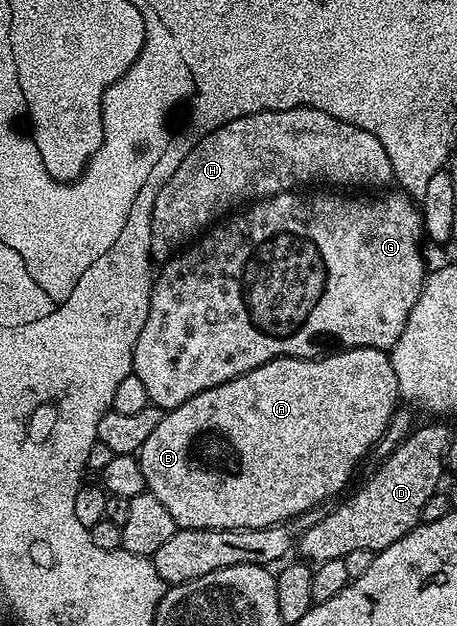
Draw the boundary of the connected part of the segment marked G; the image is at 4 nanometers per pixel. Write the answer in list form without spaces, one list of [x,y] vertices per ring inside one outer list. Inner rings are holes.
[[[293,190],[266,196],[241,210],[246,212],[238,211],[222,219],[216,226],[210,227],[196,242],[190,243],[184,250],[178,251],[164,261],[160,265],[161,273],[158,276],[156,273],[152,281],[147,322],[143,322],[143,330],[139,330],[139,338],[135,342],[133,351],[132,375],[138,376],[143,382],[150,405],[162,410],[178,408],[180,404],[187,402],[187,398],[195,398],[195,394],[203,390],[211,390],[211,386],[219,386],[231,378],[241,376],[244,372],[250,372],[267,362],[277,360],[280,356],[316,358],[326,355],[330,350],[346,348],[392,350],[395,342],[399,342],[399,334],[403,334],[403,326],[407,326],[407,318],[425,284],[427,267],[425,268],[425,260],[421,257],[423,233],[418,205],[414,201],[412,204],[401,192],[388,192],[370,195],[373,196],[370,200],[360,200],[357,197],[360,195],[357,194],[313,196],[310,200],[304,200],[303,197],[297,196],[301,194]]]

